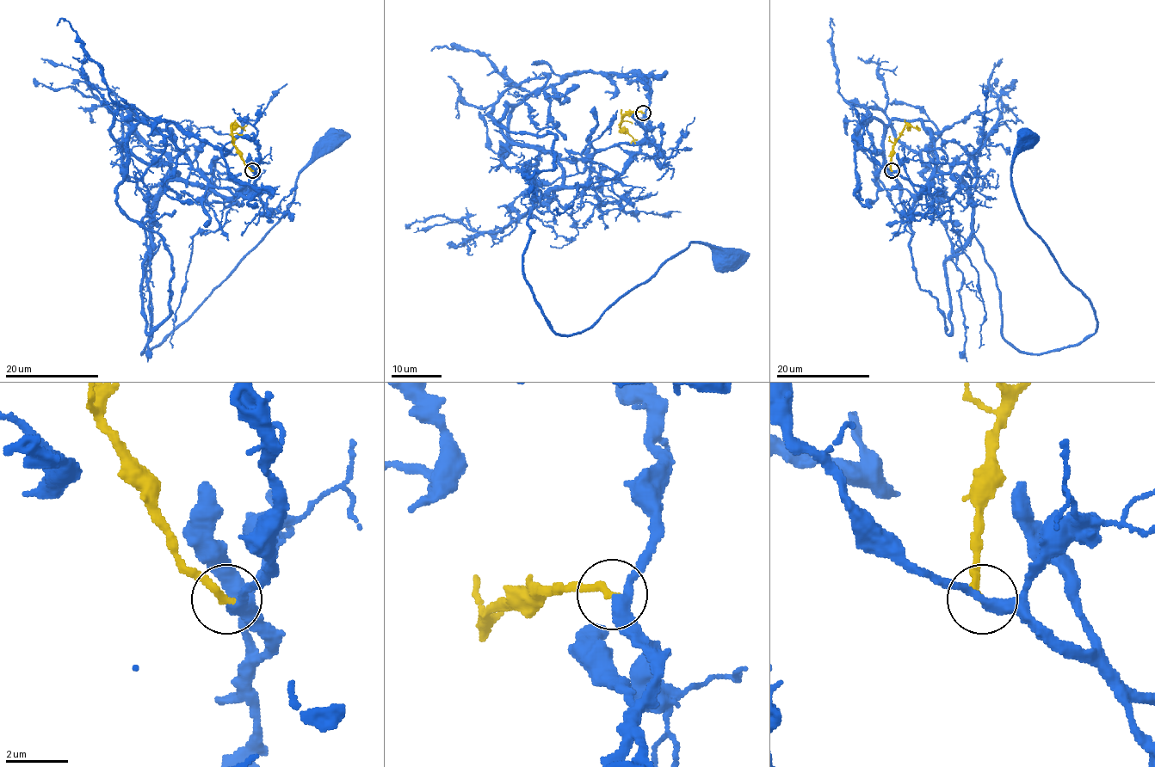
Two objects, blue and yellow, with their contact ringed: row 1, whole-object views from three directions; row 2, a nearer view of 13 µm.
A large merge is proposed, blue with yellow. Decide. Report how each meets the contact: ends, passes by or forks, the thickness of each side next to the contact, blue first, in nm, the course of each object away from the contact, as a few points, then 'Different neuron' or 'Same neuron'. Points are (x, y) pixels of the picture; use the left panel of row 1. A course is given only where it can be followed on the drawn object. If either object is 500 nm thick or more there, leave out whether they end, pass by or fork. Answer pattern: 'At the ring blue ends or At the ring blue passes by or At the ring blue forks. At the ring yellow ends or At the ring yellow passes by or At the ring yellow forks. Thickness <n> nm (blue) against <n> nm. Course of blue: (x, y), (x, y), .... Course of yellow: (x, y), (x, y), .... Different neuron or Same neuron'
At the ring blue passes by. At the ring yellow ends. Thickness 320 nm (blue) against 260 nm. Course of blue: (252, 170), (256, 181), (231, 197), (176, 181), (163, 187), (142, 353), (274, 224), (296, 177), (332, 138). Course of yellow: (252, 170), (244, 163), (242, 153), (236, 147), (231, 125), (241, 126), (245, 131). Same neuron

